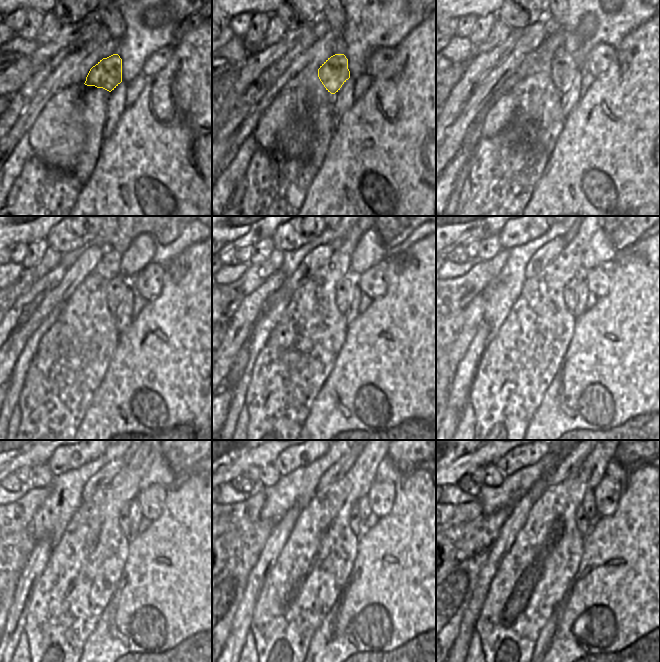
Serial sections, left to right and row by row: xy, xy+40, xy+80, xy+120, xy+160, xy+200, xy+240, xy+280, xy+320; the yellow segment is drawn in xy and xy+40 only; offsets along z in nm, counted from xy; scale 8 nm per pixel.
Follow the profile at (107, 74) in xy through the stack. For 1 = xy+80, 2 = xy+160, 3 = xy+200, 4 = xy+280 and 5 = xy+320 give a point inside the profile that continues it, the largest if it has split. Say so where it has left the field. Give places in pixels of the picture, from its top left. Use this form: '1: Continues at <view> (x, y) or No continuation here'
1: Continues at xy+80 (563, 67)
2: Continues at xy+160 (344, 287)
3: Continues at xy+200 (570, 289)
4: Continues at xy+280 (356, 522)
5: Continues at xy+320 (582, 520)

